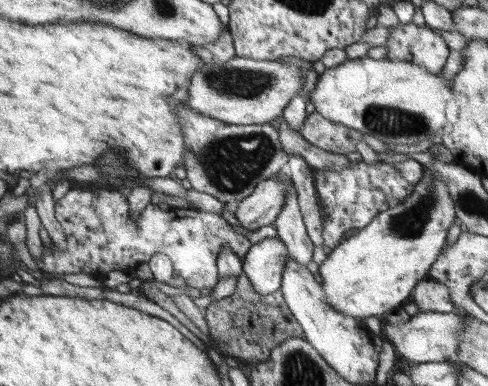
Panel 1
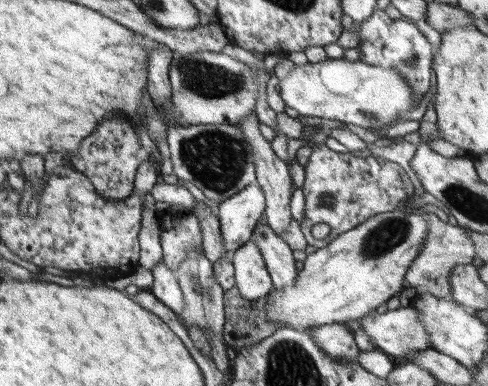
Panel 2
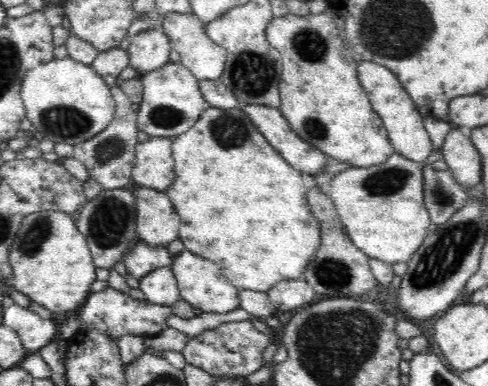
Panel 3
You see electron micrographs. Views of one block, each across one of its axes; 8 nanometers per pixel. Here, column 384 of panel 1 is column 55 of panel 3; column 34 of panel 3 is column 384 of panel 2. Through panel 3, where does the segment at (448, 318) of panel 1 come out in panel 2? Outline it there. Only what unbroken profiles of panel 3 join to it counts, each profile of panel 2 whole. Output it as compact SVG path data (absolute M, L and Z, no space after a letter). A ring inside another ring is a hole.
M397 308L387 310L385 314L371 312L359 320L365 334L371 338L371 344L387 356L409 358L431 348L431 338L415 308Z

